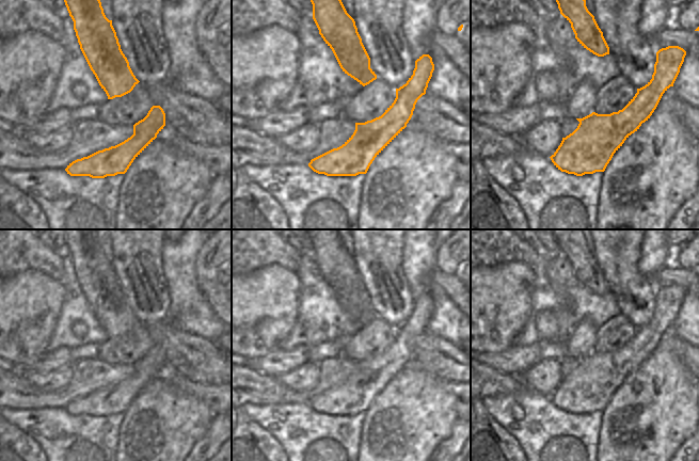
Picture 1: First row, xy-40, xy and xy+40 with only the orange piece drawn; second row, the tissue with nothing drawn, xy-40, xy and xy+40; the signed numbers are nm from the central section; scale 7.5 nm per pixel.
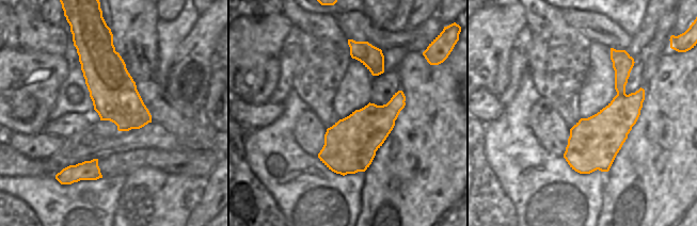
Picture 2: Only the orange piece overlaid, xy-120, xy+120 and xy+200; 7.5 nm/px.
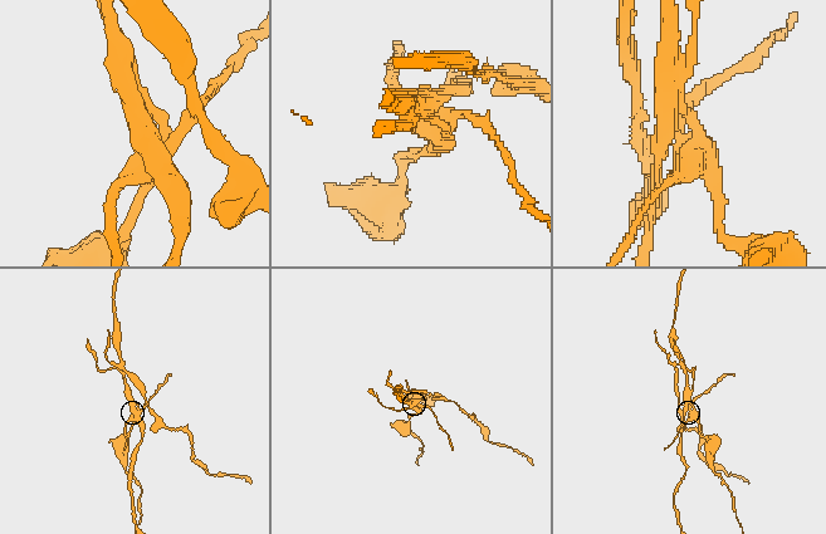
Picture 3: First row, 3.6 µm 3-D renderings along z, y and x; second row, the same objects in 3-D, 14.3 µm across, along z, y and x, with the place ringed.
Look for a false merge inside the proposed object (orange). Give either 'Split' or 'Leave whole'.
Split

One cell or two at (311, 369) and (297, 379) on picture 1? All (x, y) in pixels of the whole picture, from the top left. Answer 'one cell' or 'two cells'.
one cell

